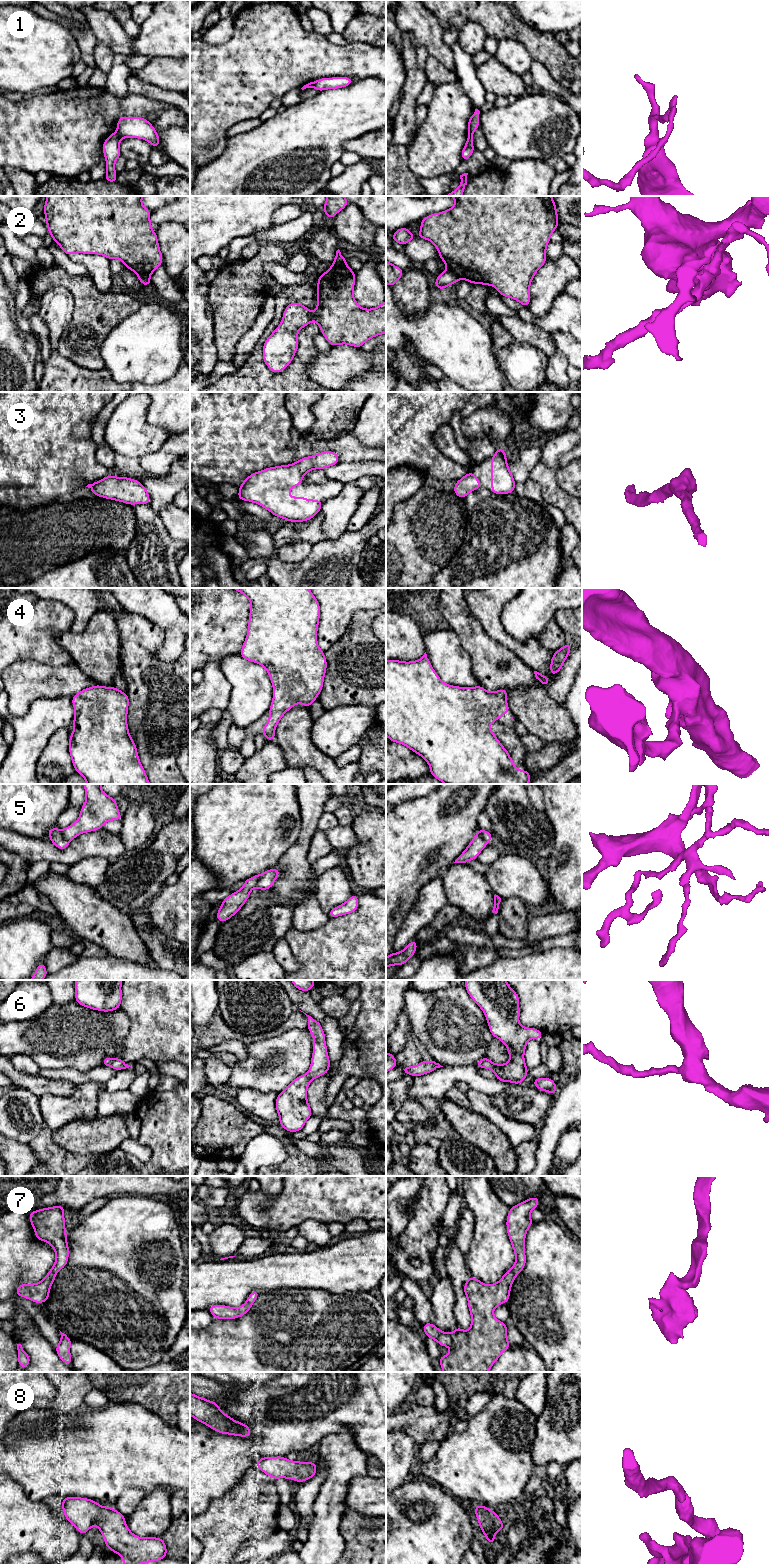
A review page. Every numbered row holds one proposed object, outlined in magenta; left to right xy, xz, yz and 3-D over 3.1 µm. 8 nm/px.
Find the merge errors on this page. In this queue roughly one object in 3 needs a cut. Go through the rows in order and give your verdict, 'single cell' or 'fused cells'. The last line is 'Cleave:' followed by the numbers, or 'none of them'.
1: fused cells
2: fused cells
3: single cell
4: single cell
5: fused cells
6: single cell
7: single cell
8: single cell
Cleave: 1, 2, 5

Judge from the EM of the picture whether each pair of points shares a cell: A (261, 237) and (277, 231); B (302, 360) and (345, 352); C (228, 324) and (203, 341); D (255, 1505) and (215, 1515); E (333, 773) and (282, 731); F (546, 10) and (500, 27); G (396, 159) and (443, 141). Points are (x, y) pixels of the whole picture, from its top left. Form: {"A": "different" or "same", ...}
{"A": "same", "B": "different", "C": "different", "D": "same", "E": "same", "F": "different", "G": "different"}

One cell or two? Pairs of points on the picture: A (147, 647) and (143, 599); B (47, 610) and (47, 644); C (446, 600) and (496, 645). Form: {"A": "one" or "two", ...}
{"A": "two", "B": "one", "C": "one"}

